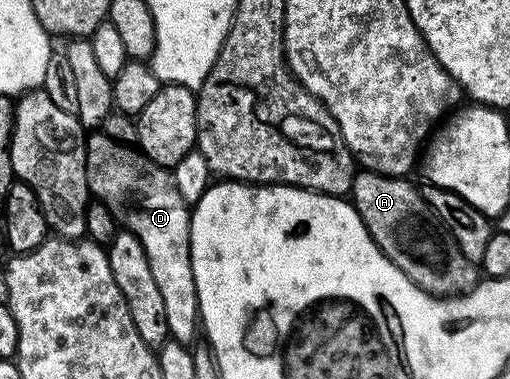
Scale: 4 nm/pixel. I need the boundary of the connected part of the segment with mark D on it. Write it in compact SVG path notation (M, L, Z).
M92 134L86 143L89 193L108 207L117 221L138 238L161 294L168 335L178 344L191 345L197 339L200 320L200 303L192 269L192 222L189 205L179 196L173 173L160 168L139 151L114 142L109 136Z

